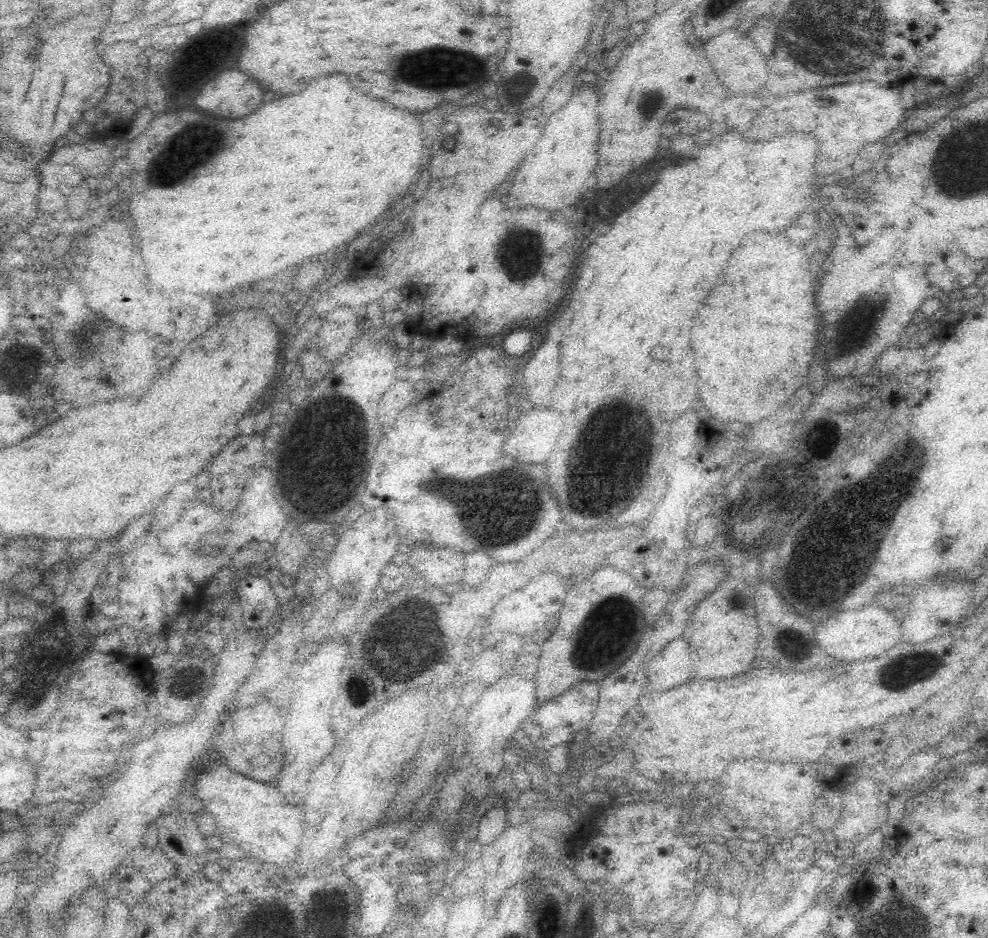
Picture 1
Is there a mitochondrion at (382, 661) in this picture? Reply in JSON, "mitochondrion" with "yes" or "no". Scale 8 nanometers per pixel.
{"mitochondrion":"yes"}

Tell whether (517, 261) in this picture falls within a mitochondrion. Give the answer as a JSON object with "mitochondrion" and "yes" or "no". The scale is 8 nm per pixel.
{"mitochondrion":"yes"}

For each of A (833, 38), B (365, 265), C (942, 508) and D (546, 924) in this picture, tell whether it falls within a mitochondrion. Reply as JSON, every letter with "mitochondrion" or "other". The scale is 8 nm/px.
{"A":"mitochondrion","B":"other","C":"other","D":"mitochondrion"}

